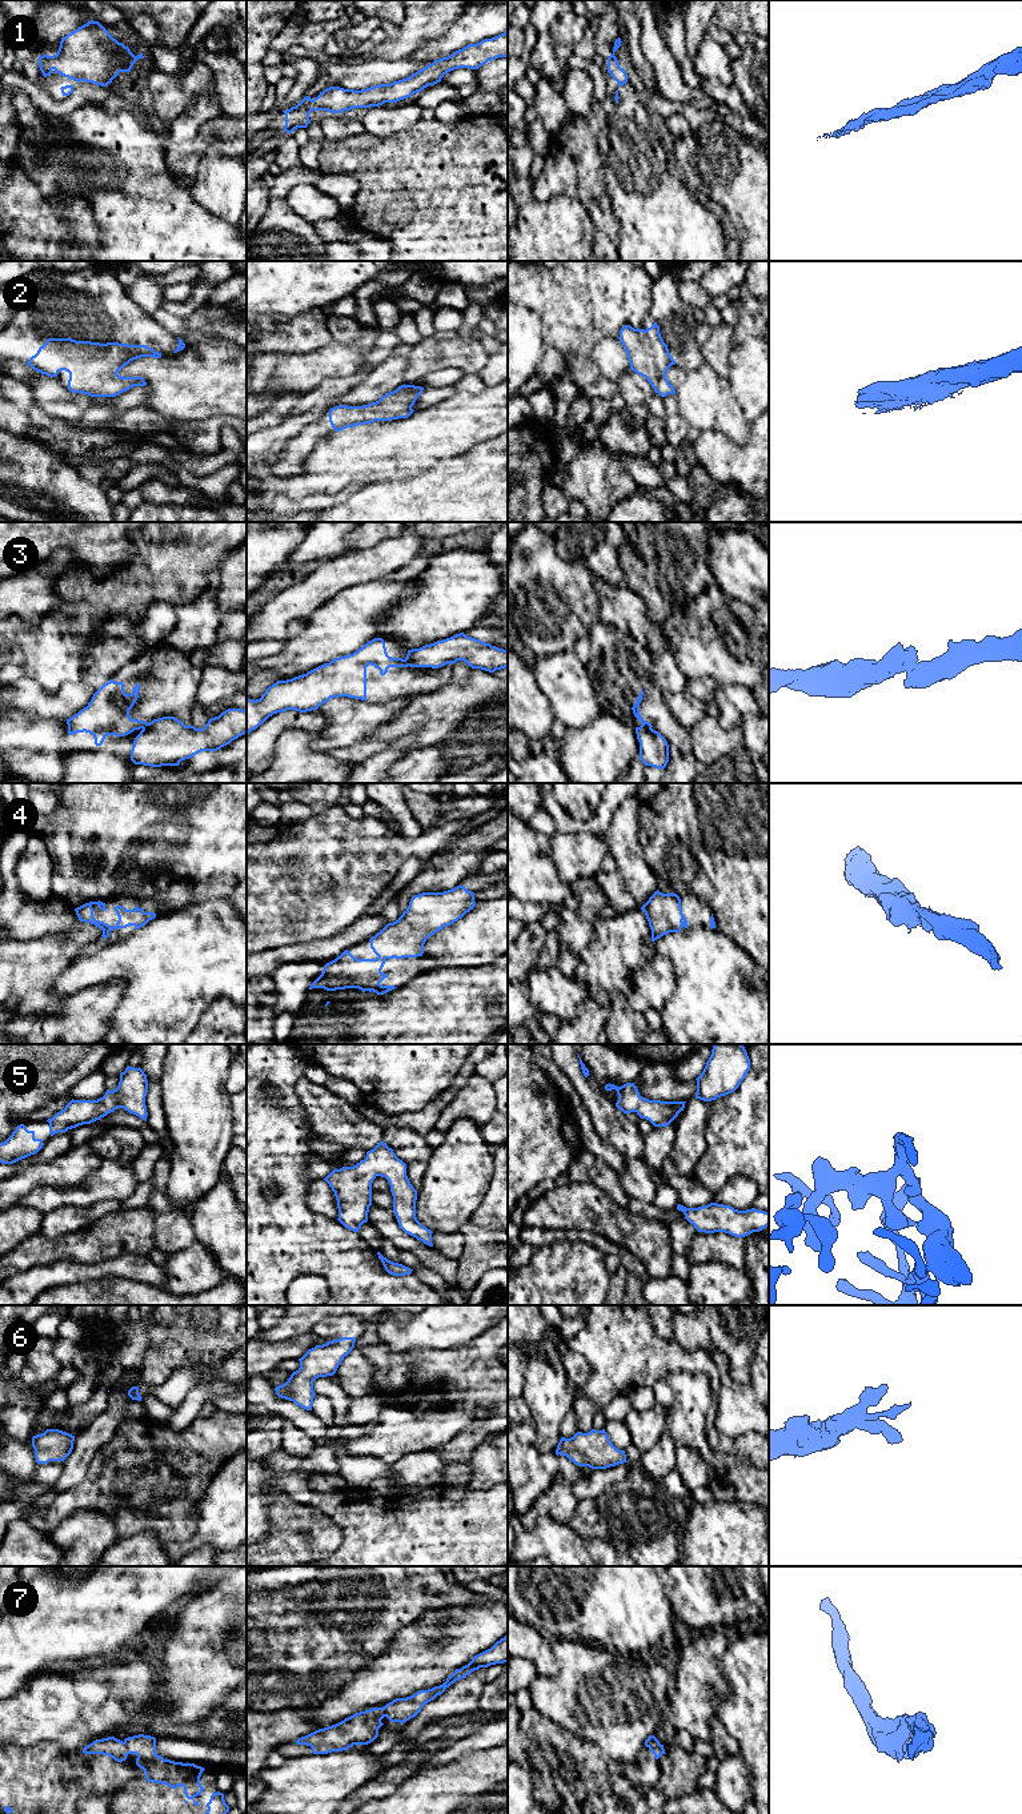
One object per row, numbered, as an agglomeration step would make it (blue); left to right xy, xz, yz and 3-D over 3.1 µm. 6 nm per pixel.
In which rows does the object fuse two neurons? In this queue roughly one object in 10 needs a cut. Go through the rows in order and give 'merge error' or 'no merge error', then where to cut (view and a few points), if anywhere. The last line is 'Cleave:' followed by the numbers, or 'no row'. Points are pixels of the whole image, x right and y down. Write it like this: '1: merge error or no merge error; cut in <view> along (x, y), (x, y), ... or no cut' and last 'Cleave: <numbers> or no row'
1: no merge error; no cut
2: no merge error; no cut
3: merge error; cut in yz along (642, 722), (650, 727)
4: no merge error; no cut
5: no merge error; no cut
6: no merge error; no cut
7: no merge error; no cut
Cleave: 3

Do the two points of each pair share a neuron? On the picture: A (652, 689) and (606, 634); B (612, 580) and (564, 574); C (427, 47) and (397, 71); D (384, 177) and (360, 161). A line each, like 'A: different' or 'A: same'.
A: same
B: different
C: different
D: same

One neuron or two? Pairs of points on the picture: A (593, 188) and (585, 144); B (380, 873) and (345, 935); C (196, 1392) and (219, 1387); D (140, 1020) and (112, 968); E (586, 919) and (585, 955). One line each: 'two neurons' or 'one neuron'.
A: one neuron
B: two neurons
C: two neurons
D: one neuron
E: two neurons

